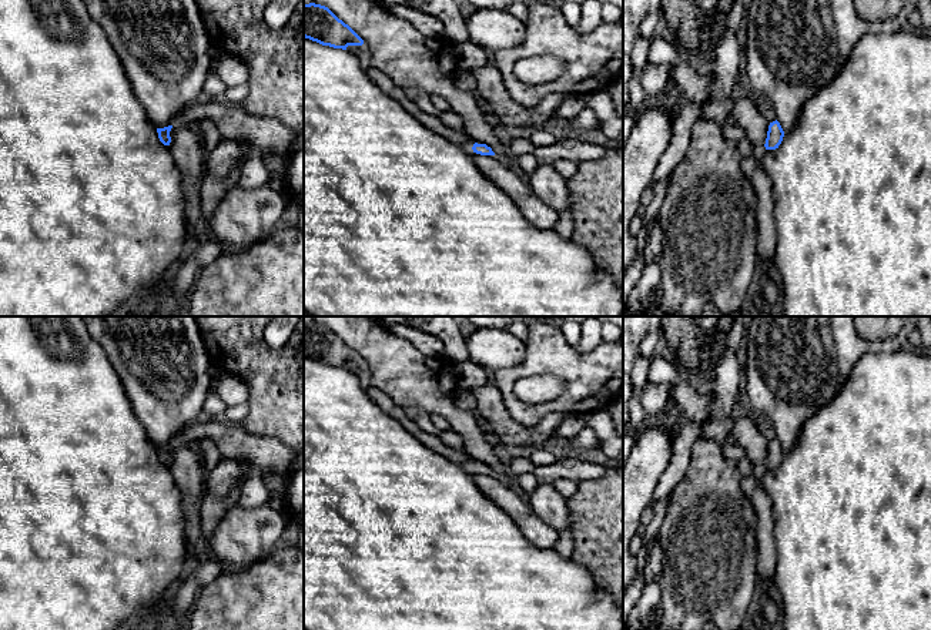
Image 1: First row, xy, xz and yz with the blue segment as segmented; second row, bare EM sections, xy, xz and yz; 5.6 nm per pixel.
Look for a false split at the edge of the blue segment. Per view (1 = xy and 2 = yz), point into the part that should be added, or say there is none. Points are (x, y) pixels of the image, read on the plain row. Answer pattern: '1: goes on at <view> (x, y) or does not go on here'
1: does not go on here
2: does not go on here

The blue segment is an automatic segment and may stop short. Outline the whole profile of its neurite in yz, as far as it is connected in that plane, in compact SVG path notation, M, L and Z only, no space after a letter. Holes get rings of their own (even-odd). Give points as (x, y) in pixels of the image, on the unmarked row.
M776 439L770 442L768 450L767 450L767 458L766 458L766 469L776 469L781 463L784 456L784 450L780 445L780 442Z

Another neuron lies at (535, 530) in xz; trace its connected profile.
M473 472L475 485L495 502L519 527L523 537L535 547L550 549L559 539L559 532L545 523L520 495L503 485L495 475Z

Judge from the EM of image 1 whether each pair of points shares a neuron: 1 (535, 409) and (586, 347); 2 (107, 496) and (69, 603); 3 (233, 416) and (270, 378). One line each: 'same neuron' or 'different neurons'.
1: different neurons
2: same neuron
3: different neurons

